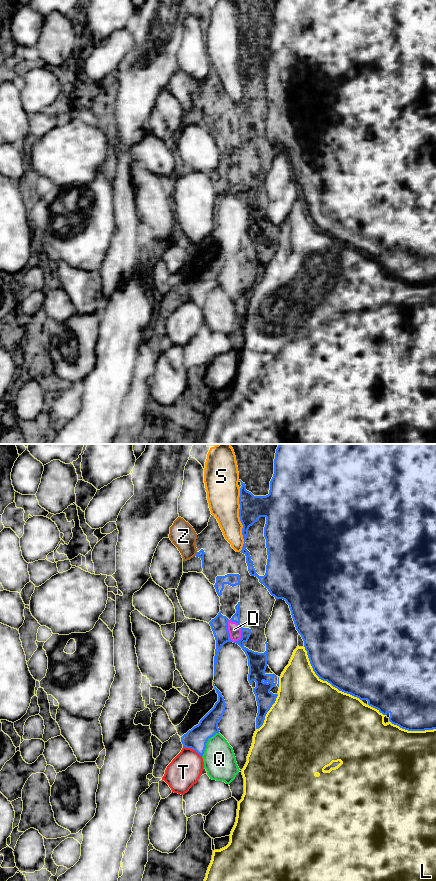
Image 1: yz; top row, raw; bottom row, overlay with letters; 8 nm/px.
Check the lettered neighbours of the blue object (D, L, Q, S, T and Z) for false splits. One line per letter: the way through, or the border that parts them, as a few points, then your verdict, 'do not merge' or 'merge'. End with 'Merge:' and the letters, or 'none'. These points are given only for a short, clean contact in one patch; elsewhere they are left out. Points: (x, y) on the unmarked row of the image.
D: do not merge
L: do not merge
Q: do not merge
S: do not merge
T: along yz (183, 298), (194, 301), (201, 308) | do not merge
Z: do not merge
Merge: none

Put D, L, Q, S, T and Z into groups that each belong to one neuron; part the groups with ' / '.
D S / L / Q T / Z

